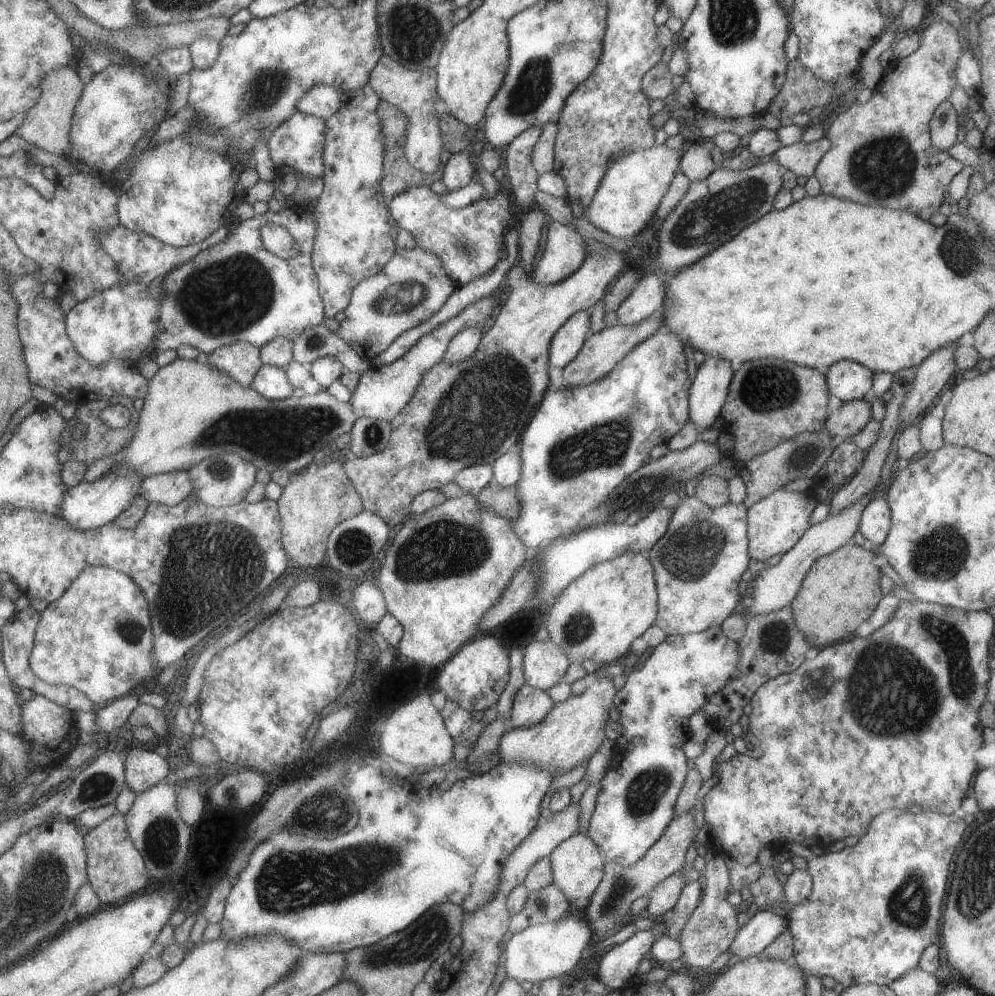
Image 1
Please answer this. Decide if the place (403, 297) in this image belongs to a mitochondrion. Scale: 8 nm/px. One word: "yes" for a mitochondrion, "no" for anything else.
yes

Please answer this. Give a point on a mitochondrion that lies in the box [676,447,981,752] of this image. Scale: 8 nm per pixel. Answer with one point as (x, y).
(903, 695)

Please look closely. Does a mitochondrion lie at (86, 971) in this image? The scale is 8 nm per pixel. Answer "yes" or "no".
no

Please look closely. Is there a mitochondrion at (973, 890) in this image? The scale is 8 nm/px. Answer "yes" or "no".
yes

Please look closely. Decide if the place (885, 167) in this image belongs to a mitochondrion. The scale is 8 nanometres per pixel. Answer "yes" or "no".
yes

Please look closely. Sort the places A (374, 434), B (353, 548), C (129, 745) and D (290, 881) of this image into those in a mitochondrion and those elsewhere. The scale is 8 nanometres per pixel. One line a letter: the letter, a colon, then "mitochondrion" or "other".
A: mitochondrion
B: mitochondrion
C: other
D: mitochondrion

